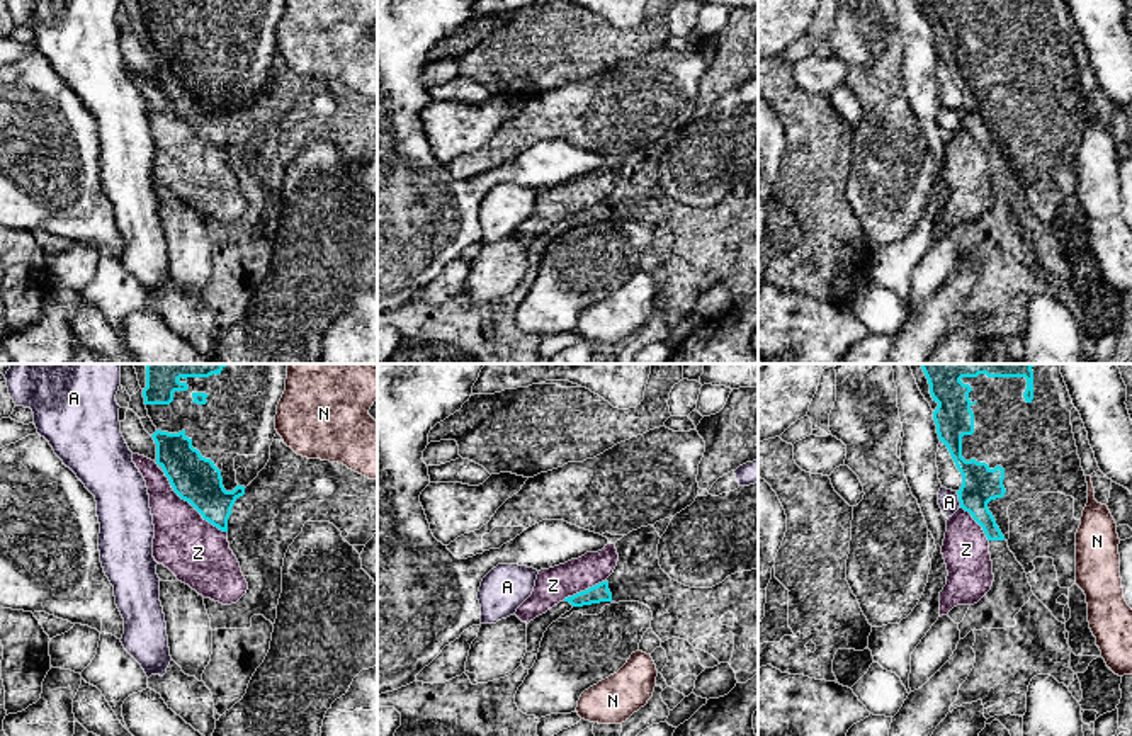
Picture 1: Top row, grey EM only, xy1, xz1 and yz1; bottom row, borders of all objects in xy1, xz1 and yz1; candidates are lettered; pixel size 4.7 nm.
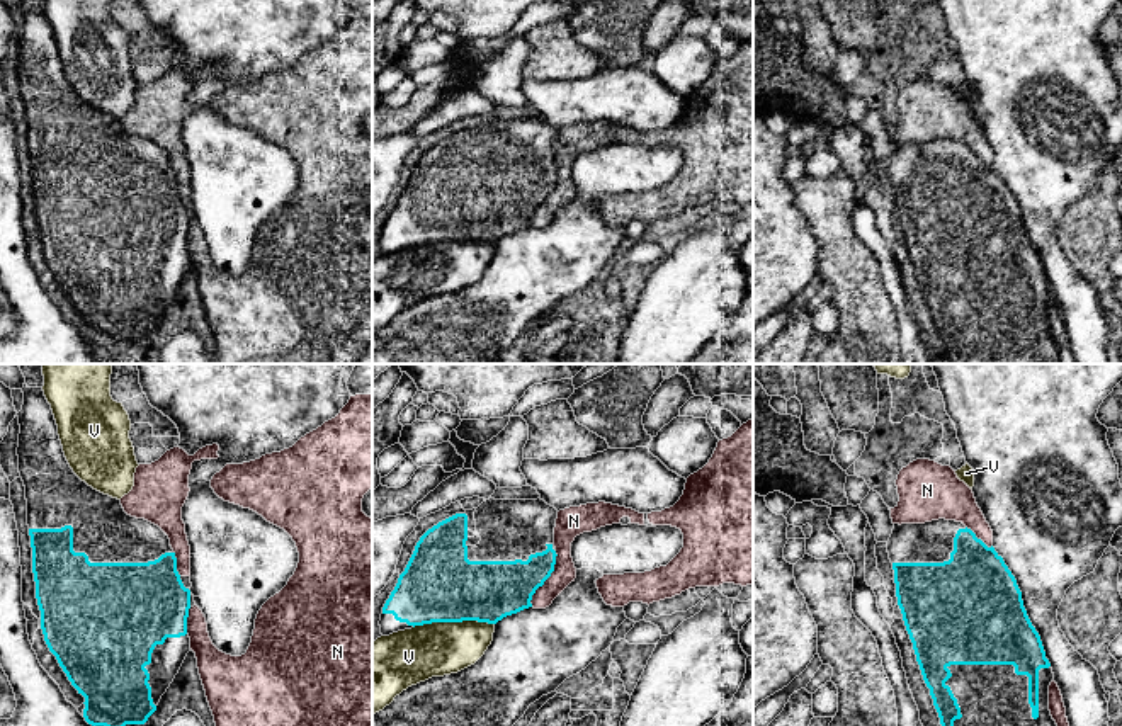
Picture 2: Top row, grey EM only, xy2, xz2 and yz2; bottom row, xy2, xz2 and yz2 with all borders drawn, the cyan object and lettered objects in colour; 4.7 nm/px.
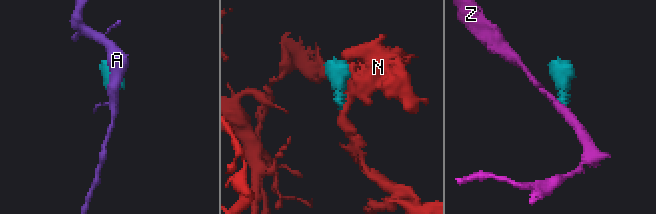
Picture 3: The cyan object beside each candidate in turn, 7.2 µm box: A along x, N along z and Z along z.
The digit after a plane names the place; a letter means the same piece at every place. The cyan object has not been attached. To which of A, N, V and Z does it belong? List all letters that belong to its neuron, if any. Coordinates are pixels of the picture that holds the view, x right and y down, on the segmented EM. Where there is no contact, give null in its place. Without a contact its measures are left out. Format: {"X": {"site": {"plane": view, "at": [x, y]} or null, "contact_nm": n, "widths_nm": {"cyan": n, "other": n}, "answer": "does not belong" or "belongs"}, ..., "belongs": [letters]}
{"A": {"site": {"plane": "yz1", "at": [959, 500]}, "contact_nm": 80, "widths_nm": {"cyan": 180, "other": 100}, "answer": "does not belong"}, "N": {"site": {"plane": "xz2", "at": [548, 577]}, "contact_nm": 300, "widths_nm": {"cyan": 280, "other": 110}, "answer": "does not belong"}, "V": {"site": {"plane": "xz2", "at": [453, 621]}, "contact_nm": 380, "widths_nm": {"cyan": 360, "other": 260}, "answer": "does not belong"}, "Z": {"site": {"plane": "xy1", "at": [191, 503]}, "contact_nm": 420, "widths_nm": {"cyan": 220, "other": 300}, "answer": "does not belong"}, "belongs": []}

